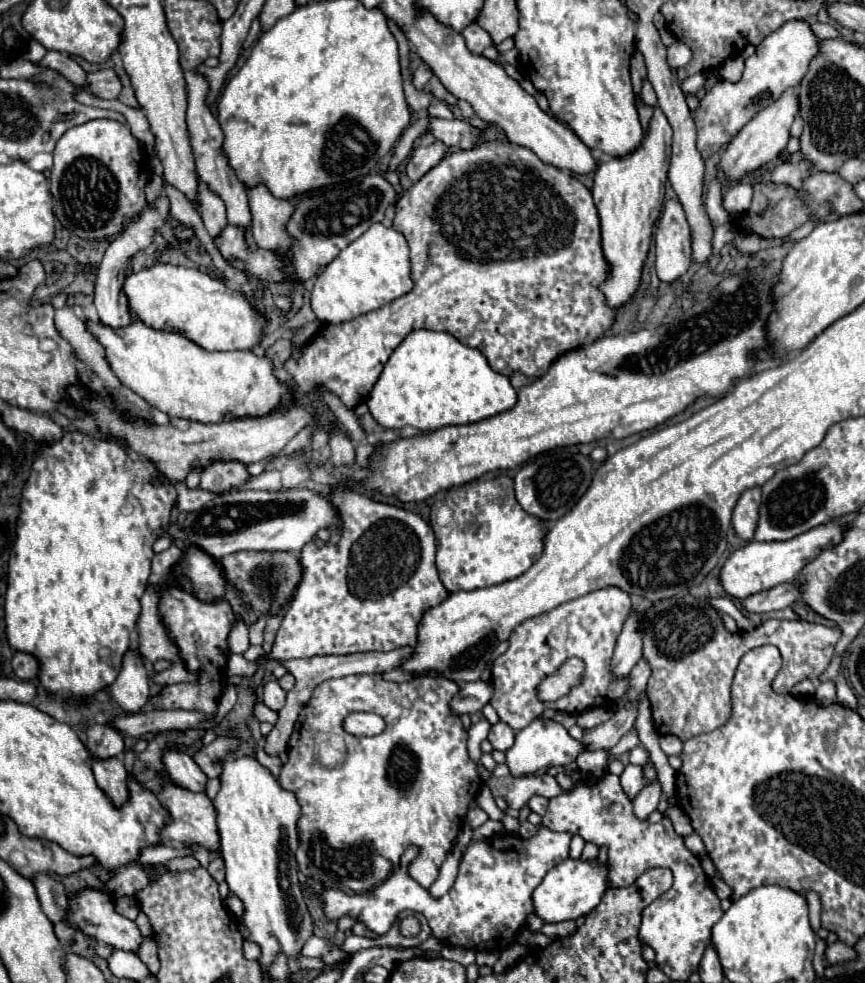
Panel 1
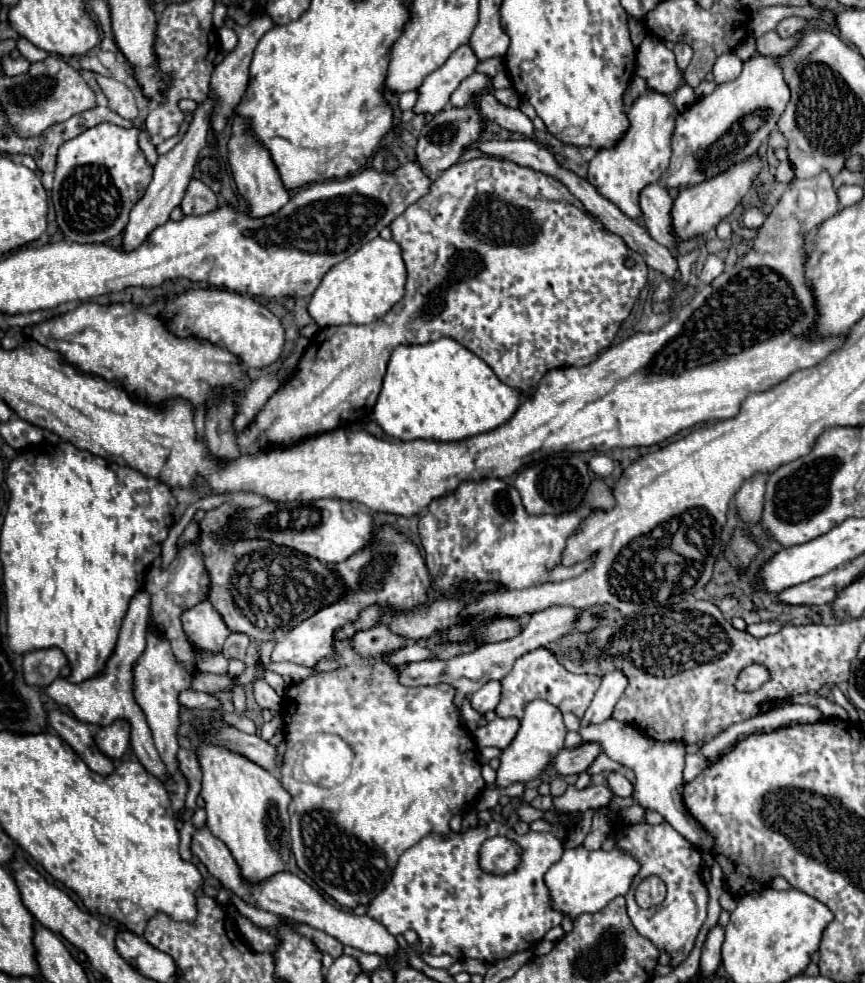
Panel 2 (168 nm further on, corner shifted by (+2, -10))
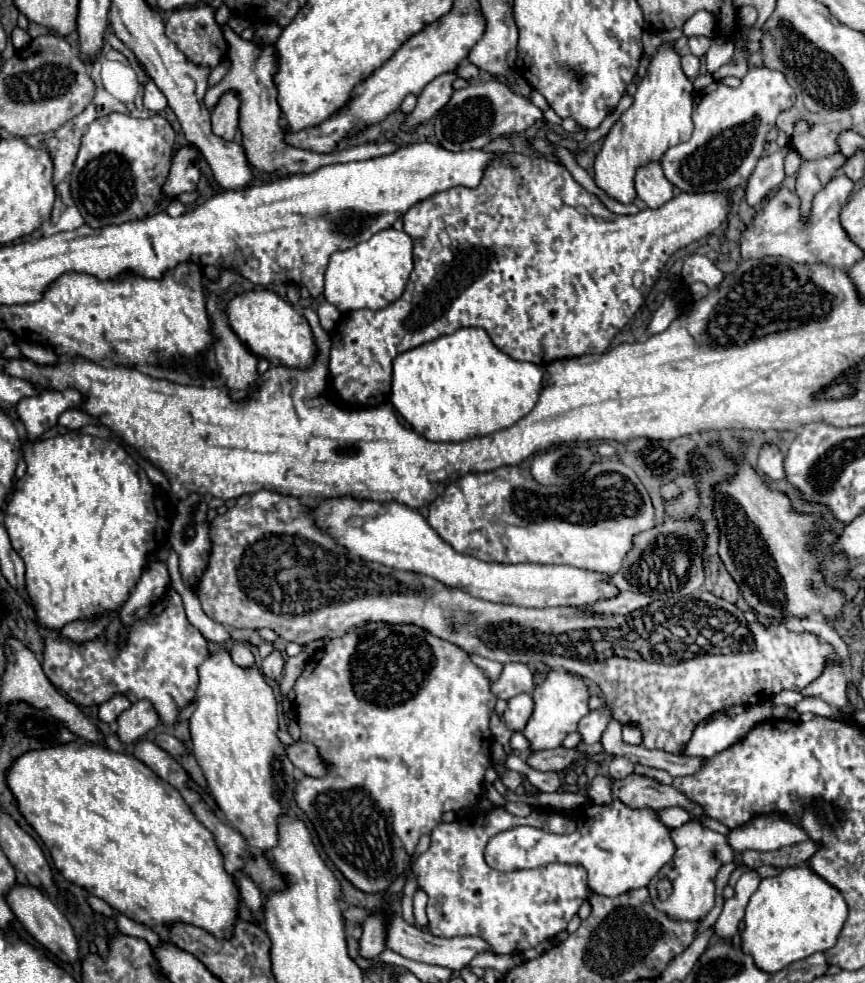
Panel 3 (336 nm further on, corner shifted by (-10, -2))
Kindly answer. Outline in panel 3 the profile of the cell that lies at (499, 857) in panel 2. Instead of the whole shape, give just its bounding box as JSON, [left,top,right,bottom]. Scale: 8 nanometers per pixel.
[486,800,674,896]

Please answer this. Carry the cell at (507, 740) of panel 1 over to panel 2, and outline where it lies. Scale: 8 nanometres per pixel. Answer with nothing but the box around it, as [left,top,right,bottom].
[474,716,520,750]

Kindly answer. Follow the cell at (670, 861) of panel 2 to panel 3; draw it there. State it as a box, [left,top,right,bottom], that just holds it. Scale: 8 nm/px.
[648,822,734,922]

